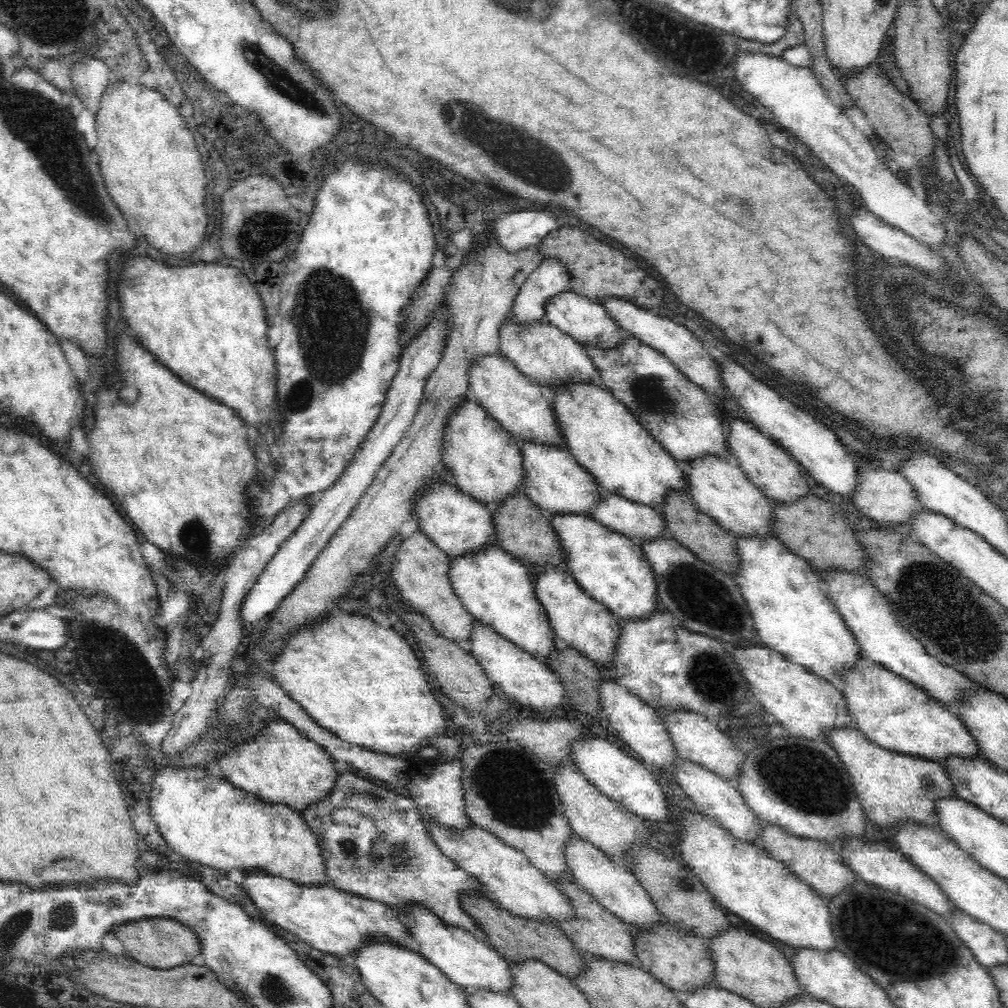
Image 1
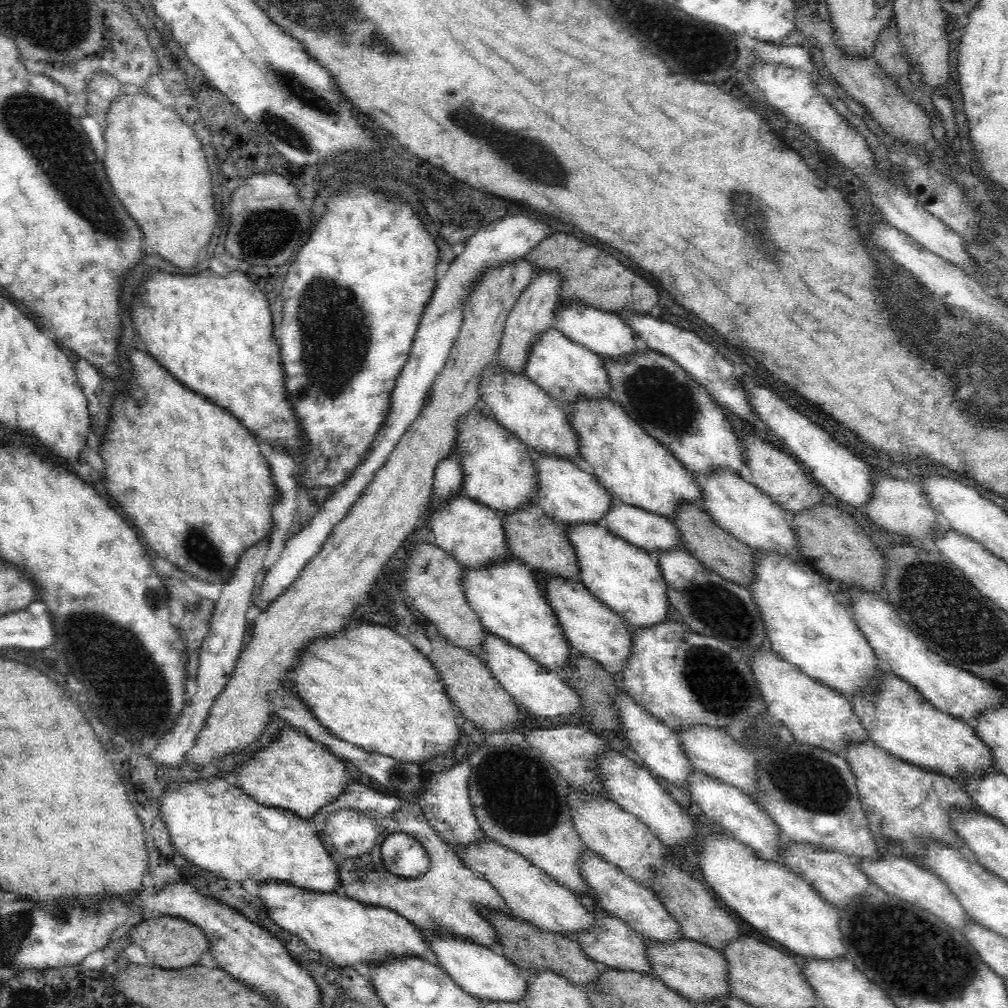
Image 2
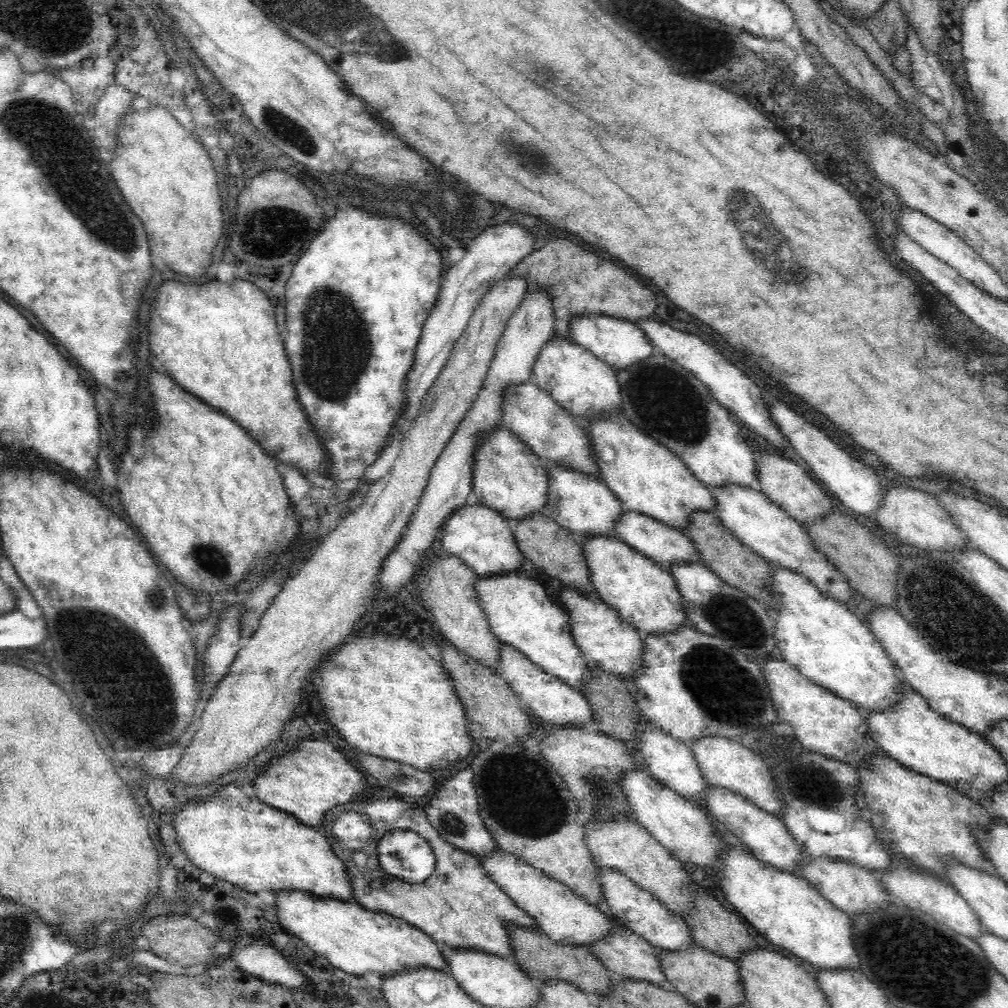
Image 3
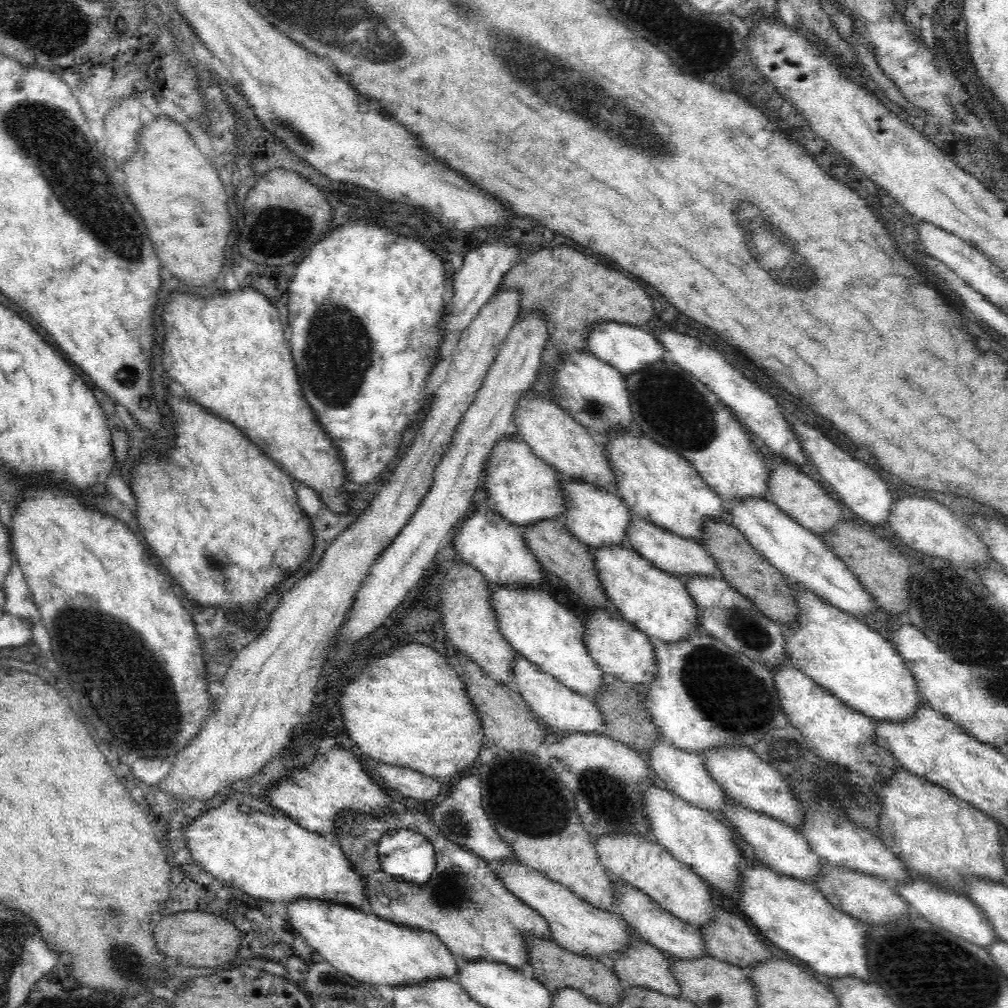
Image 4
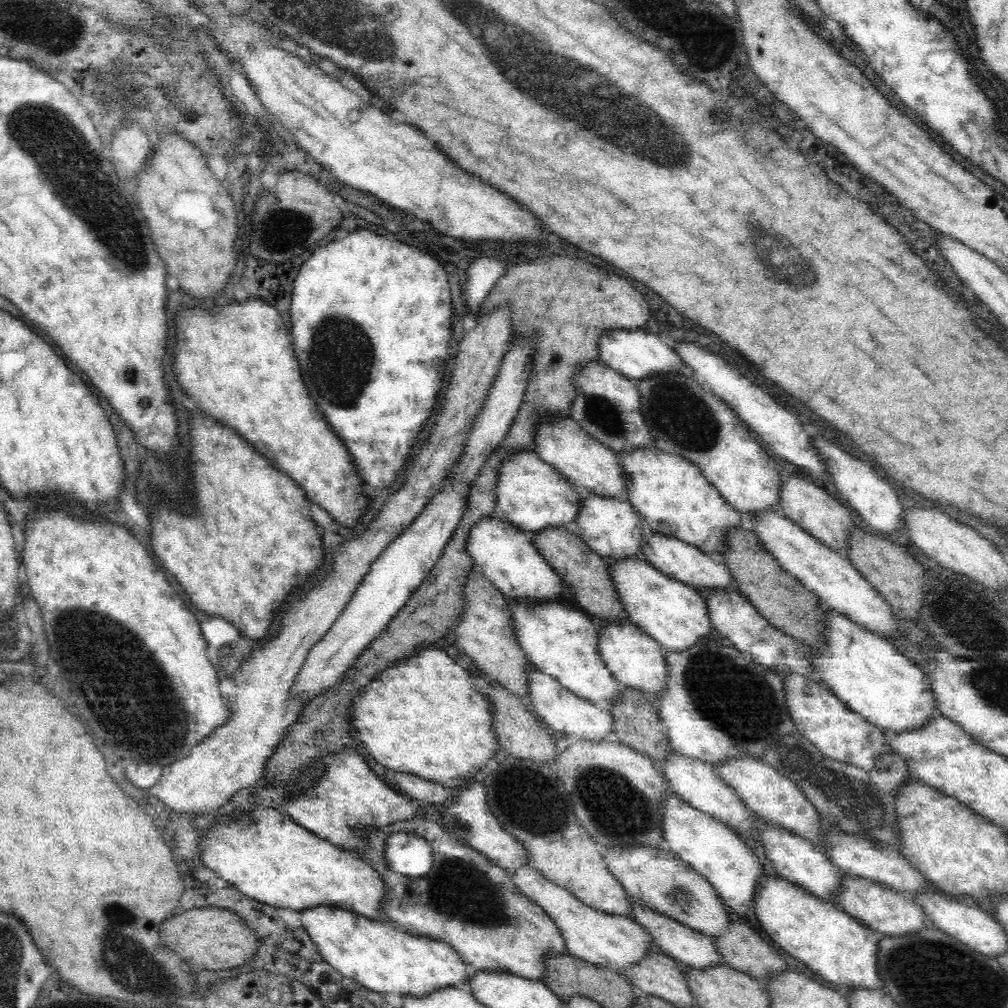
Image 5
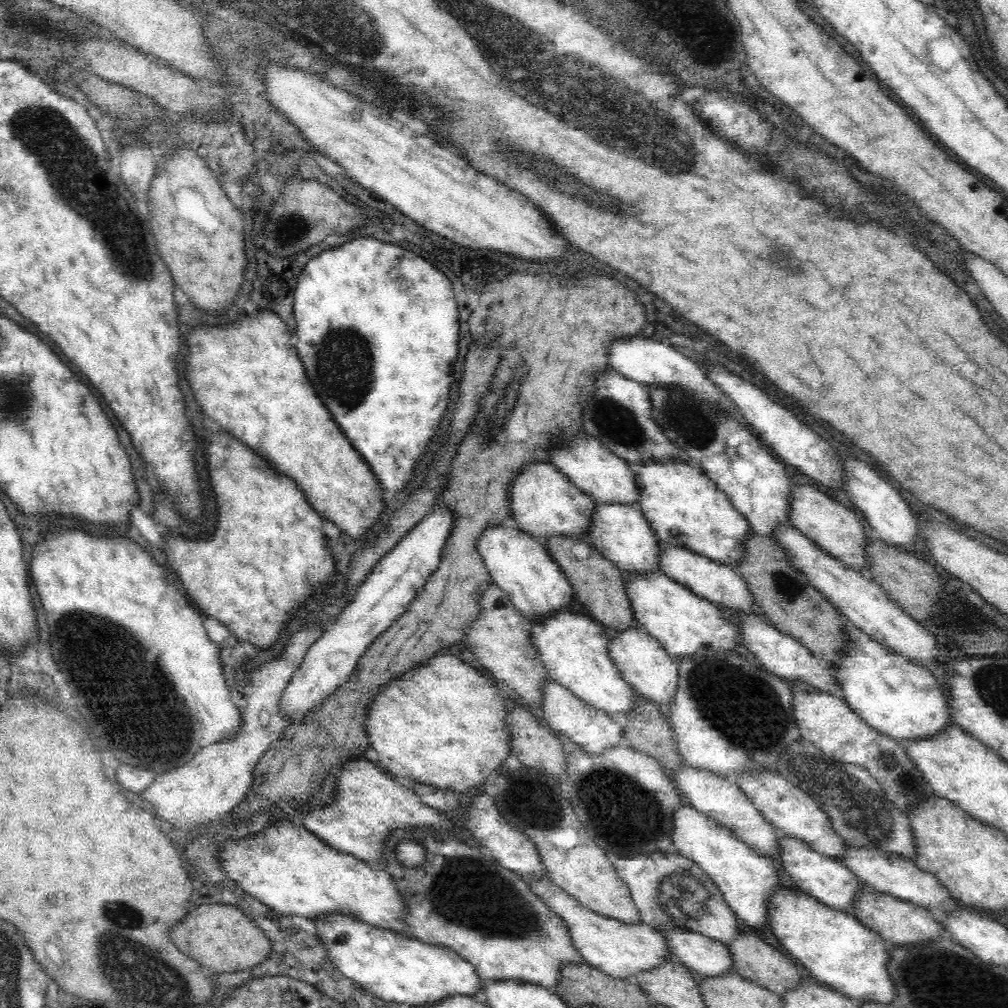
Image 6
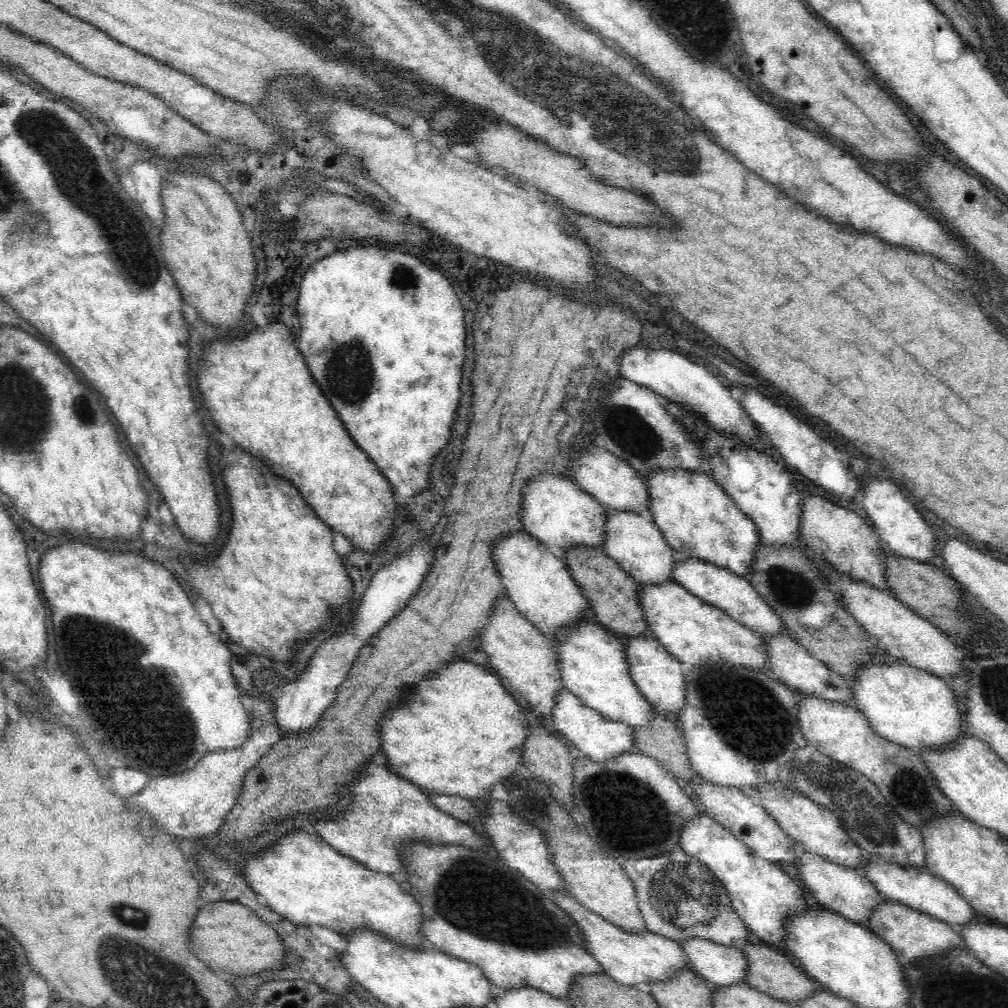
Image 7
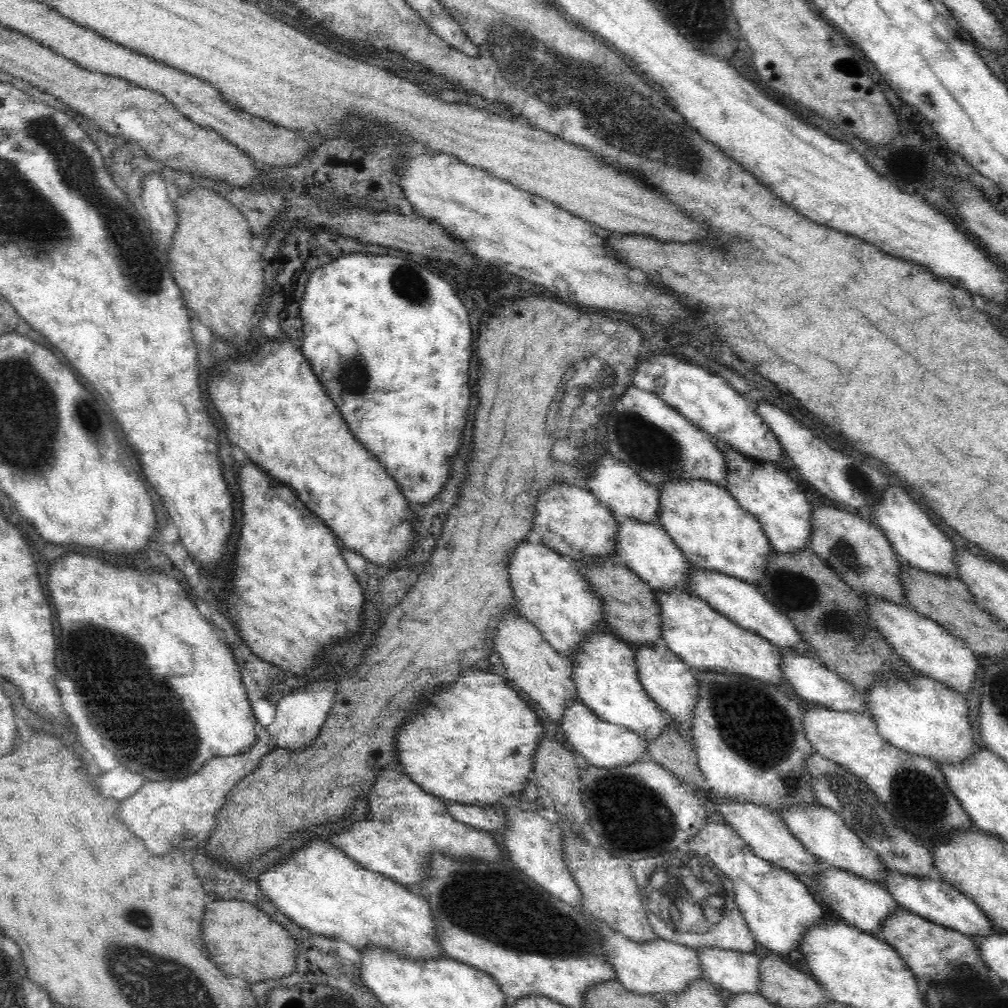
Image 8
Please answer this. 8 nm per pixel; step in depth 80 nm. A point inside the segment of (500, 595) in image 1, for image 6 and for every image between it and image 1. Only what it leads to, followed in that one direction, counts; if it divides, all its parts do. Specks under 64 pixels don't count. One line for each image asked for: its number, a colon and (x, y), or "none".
2: (505, 596)
3: (520, 613)
4: (544, 632)
5: (562, 643)
6: (573, 648)

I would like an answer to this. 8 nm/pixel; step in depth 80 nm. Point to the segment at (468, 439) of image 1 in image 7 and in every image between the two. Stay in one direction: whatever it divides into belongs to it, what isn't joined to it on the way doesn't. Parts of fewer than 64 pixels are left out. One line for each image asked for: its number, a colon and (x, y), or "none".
2: (497, 468)
3: (507, 477)
4: (521, 487)
5: (531, 494)
6: (543, 502)
7: (555, 510)

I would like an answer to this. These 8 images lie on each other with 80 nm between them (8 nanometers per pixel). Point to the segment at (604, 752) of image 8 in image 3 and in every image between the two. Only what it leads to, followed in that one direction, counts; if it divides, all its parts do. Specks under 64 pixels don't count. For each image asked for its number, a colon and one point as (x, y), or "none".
3: (546, 696)
4: (560, 707)
5: (564, 713)
6: (595, 731)
7: (599, 739)

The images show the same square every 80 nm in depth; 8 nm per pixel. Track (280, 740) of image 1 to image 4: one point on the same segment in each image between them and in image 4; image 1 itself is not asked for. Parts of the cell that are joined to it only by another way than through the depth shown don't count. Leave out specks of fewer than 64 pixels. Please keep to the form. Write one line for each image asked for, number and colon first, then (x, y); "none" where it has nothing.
2: (297, 773)
3: (307, 783)
4: (336, 782)

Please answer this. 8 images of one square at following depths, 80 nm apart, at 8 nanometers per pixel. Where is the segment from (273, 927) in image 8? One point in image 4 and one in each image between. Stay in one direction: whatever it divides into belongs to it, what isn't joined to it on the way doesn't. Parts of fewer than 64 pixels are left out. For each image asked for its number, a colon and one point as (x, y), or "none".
4: (199, 938)
5: (208, 937)
6: (220, 937)
7: (228, 937)

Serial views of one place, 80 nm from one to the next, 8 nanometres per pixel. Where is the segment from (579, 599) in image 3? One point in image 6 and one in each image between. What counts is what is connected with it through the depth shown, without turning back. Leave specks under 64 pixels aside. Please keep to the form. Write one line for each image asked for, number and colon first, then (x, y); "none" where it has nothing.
4: (619, 649)
5: (634, 658)
6: (645, 666)

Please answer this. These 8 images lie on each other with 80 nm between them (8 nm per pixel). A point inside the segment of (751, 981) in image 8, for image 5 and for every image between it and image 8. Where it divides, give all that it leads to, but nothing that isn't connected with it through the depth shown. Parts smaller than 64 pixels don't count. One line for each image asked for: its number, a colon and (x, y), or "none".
5: (692, 948)
6: (704, 956)
7: (719, 965)

